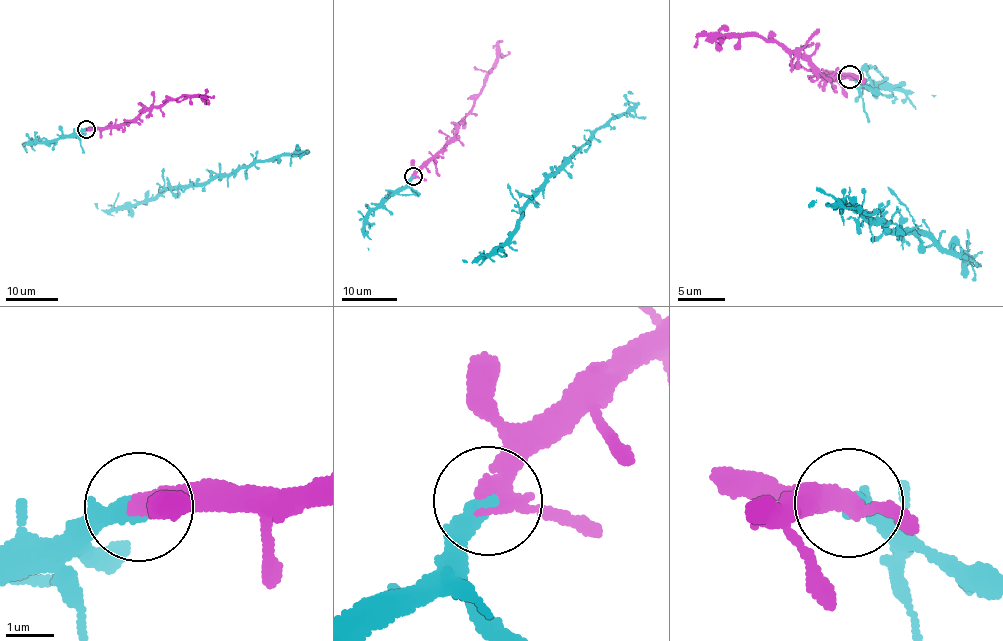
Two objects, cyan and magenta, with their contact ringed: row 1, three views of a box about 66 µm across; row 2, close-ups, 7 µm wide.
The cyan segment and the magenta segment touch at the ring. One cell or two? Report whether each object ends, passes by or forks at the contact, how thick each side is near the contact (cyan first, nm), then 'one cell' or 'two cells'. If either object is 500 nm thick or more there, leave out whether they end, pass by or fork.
cyan ends there; magenta passes by; 400 nm thick on the cyan side, 360 nm on the other; one cell

